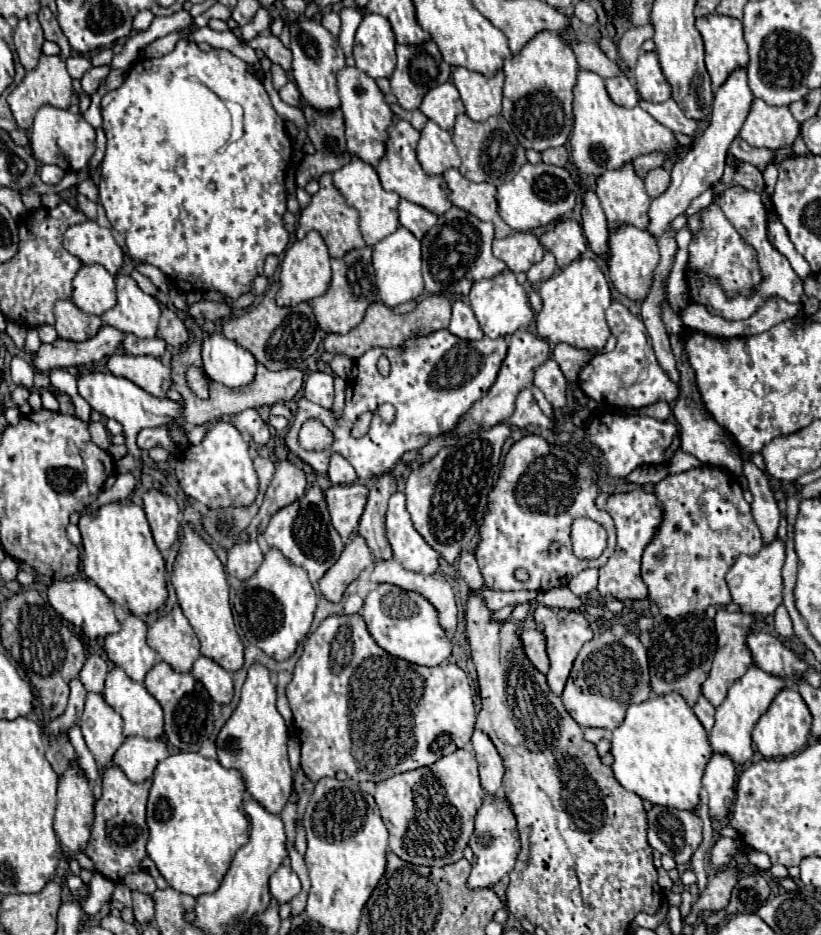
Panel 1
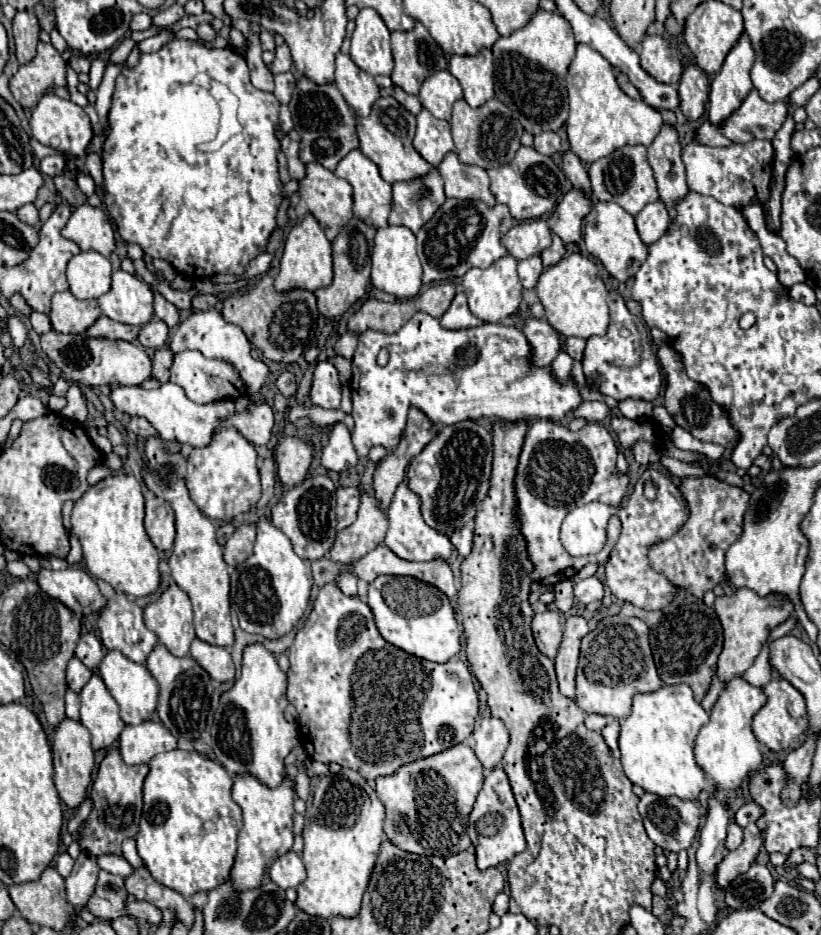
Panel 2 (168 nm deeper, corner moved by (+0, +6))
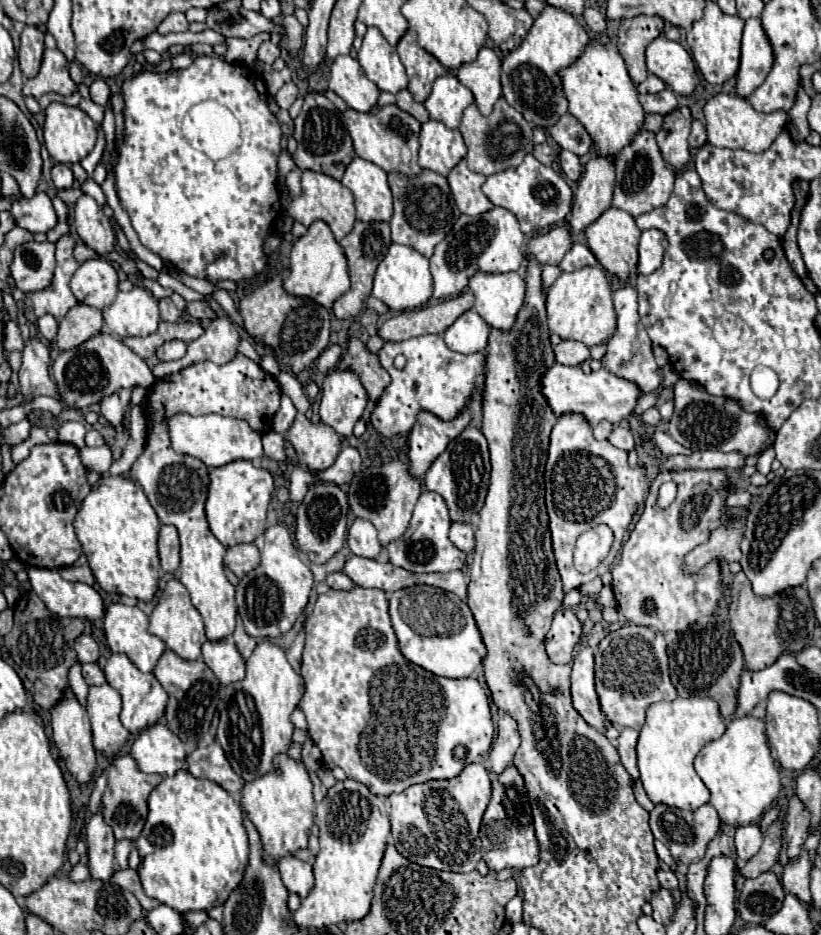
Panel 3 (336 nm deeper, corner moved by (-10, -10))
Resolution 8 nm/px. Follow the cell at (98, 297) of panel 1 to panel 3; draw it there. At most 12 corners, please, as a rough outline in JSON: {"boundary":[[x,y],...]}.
{"boundary":[[102,258],[72,276],[78,302],[104,310],[118,294],[118,274]]}

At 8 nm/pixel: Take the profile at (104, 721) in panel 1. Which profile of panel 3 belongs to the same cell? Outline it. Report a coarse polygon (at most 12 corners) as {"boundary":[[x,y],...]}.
{"boundary":[[90,688],[86,710],[94,748],[120,754],[130,736],[120,722],[120,694]]}

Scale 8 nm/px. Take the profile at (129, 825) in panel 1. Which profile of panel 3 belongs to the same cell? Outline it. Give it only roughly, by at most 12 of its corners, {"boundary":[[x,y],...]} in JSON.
{"boundary":[[114,758],[102,816],[116,840],[138,840],[162,776]]}

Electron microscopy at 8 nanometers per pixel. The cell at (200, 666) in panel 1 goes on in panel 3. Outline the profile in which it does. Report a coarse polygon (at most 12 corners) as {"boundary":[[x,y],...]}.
{"boundary":[[206,640],[202,660],[222,686],[246,674],[230,640]]}

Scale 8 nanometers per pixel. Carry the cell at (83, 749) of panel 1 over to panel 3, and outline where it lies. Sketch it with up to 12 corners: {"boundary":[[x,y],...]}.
{"boundary":[[80,664],[70,668],[70,688],[76,700],[86,706],[88,686],[80,674]]}

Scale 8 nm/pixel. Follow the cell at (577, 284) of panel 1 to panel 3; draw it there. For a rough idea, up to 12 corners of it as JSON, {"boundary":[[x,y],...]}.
{"boundary":[[602,268],[564,272],[546,296],[562,340],[598,346],[616,312]]}

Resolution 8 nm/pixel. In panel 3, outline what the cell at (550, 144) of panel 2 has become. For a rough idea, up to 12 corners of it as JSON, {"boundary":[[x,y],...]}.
{"boundary":[[544,142],[534,148],[542,164],[552,166],[558,160],[558,150]]}

